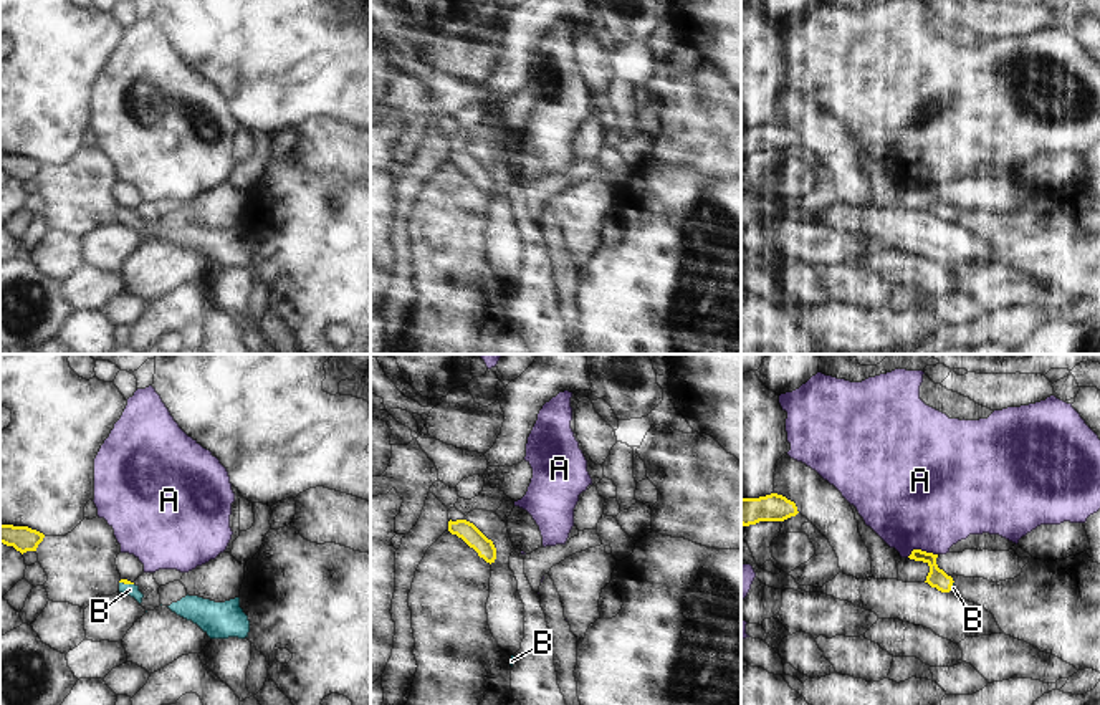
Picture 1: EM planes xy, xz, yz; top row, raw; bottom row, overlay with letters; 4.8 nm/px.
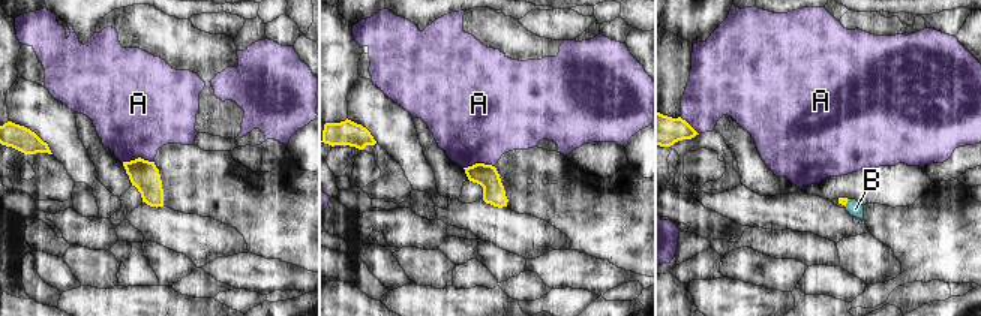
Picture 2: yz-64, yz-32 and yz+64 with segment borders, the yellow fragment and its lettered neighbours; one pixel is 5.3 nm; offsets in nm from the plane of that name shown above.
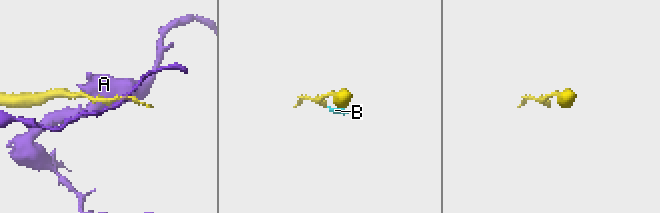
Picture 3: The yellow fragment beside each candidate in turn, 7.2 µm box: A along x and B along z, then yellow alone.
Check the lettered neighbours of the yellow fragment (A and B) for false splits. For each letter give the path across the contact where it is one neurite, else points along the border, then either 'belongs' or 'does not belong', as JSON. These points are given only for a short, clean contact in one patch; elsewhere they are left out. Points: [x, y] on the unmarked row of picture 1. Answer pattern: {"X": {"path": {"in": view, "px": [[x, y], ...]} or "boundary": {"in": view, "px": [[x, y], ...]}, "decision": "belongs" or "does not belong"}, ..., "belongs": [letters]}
{"A": {"decision": "does not belong"}, "B": {"path": {"in": "xy", "px": [[124, 211], [126, 212], [129, 219]]}, "decision": "belongs"}, "belongs": ["B"]}

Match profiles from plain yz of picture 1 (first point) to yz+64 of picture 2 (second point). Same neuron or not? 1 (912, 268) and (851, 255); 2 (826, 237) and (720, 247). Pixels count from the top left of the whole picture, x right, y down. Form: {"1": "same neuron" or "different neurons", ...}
{"1": "different neurons", "2": "different neurons"}

